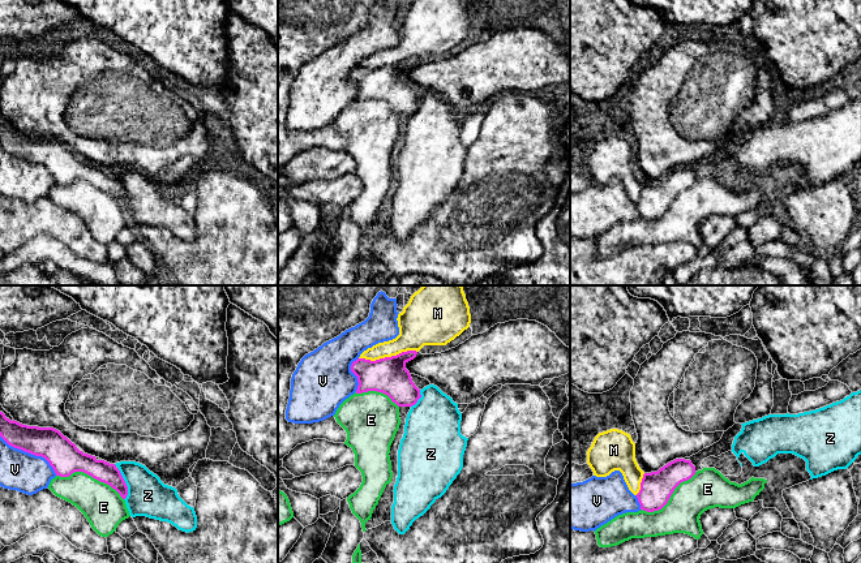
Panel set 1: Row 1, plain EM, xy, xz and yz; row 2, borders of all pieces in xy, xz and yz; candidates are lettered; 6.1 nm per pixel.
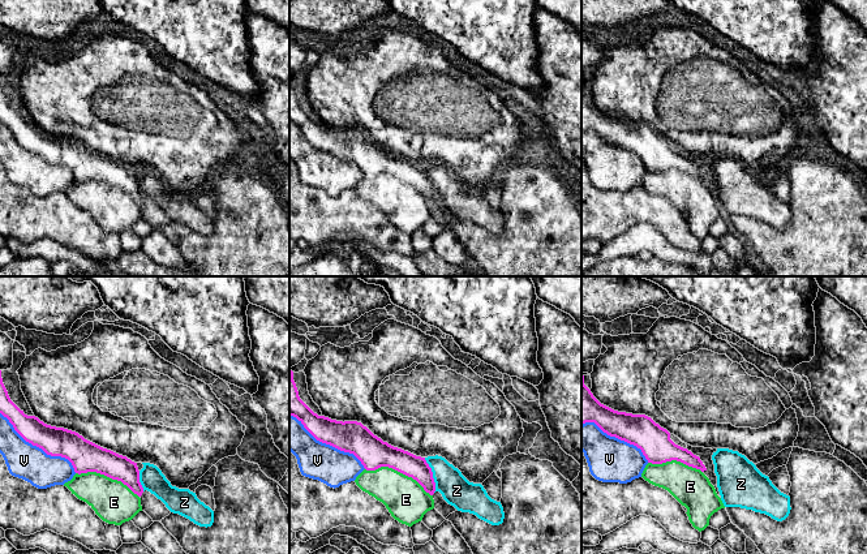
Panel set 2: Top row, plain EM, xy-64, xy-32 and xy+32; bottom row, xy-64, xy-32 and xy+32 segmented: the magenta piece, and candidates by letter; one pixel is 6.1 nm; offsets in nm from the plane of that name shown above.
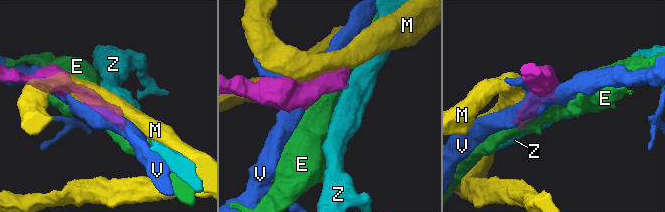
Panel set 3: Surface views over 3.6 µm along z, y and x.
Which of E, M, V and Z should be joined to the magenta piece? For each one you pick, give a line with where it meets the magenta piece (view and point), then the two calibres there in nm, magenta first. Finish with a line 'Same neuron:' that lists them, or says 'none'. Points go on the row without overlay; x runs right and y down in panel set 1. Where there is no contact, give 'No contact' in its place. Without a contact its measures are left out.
Same neuron: none

